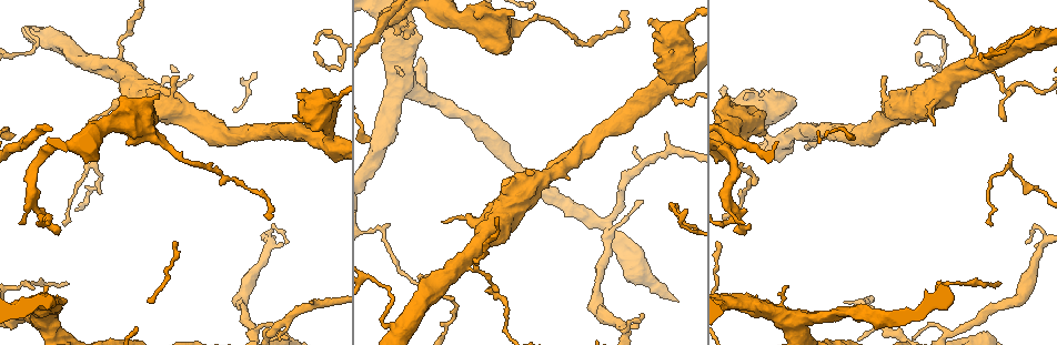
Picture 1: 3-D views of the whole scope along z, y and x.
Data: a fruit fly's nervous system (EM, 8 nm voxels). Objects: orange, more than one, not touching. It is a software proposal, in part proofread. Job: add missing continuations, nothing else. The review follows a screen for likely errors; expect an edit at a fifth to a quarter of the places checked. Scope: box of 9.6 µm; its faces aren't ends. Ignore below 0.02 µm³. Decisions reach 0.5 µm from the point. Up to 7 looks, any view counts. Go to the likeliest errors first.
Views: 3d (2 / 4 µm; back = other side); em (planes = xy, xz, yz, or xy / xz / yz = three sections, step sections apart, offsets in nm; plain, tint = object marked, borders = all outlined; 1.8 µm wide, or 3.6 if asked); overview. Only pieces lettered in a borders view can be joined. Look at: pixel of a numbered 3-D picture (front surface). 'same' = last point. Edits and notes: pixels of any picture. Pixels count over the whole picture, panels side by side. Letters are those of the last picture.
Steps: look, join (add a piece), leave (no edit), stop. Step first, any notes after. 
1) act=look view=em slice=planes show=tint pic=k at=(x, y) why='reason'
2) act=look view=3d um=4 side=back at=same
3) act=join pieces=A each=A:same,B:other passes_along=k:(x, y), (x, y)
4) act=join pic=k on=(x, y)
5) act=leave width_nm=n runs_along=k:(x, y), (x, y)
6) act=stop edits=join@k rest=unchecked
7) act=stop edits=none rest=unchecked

act=look view=3d um=2 pic=1 at=(157, 94) why='free end'

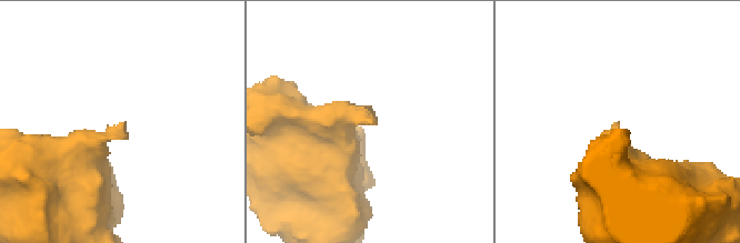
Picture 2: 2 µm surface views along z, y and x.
act=look view=em slice=planes show=borders pic=2 at=(376, 122)

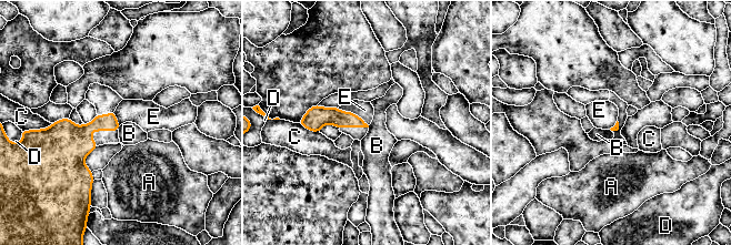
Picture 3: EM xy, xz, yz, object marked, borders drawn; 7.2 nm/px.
act=leave each=A:other,B:other,C:other,D:other,E:other border=3:(337, 108), (354, 113), (368, 125) found='no lettered piece goes on from it'

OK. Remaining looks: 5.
act=look view=em slice=planes show=borders pic=1 at=(472, 256) why='four arms meet'

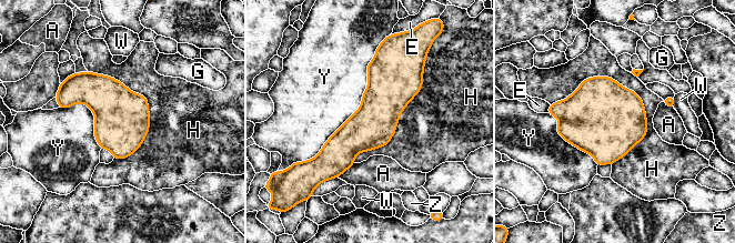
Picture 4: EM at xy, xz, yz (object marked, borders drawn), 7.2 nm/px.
act=leave each=A:other,E:other,G:other,H:other,W:other,Y:other,Z:other border=4:(379, 46), (361, 104), (303, 162) found='none of them fits'

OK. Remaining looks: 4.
act=look view=em slice=planes show=tint pic=1 at=(742, 222) why='branch stops here'

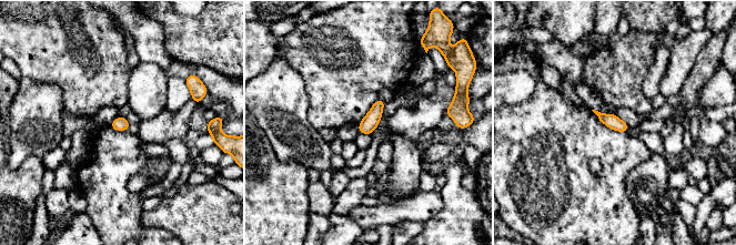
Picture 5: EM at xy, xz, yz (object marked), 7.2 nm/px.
act=look view=em slice=planes show=borders at=same why='see the neighbours'

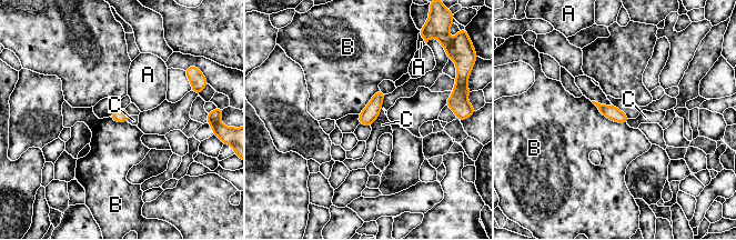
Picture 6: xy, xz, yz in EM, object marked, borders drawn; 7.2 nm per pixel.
act=leave longest_contact=B:300nm each=A:other,B:other,C:other border=6:(591, 101), (610, 119), (626, 123) found='none of them fits'

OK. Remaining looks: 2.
act=stop edits=none rest=unchecked

